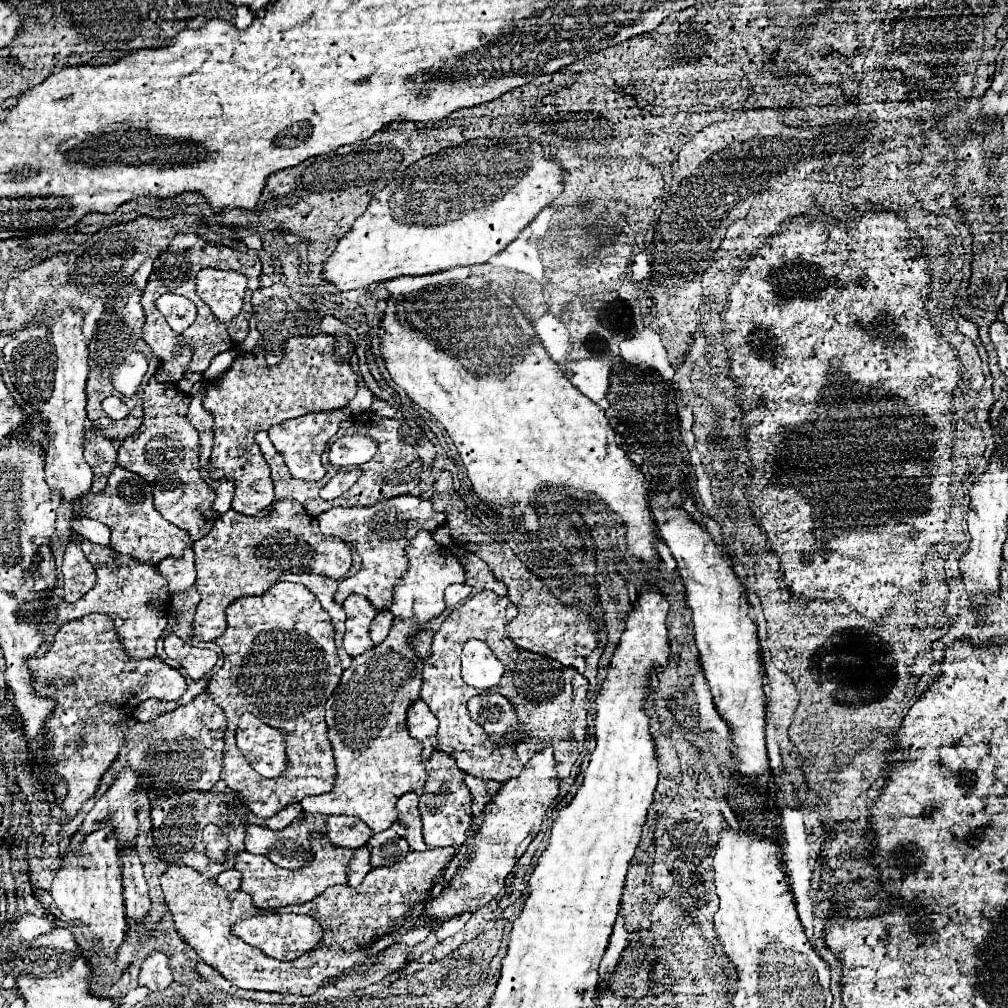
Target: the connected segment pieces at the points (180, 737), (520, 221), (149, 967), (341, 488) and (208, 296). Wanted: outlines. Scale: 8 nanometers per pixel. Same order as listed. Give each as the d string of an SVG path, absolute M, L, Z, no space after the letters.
M200 694L190 704L160 714L156 720L152 720L152 724L128 720L128 730L124 730L124 744L106 772L112 778L116 778L120 774L120 768L130 766L140 776L138 786L146 792L154 790L158 794L174 794L164 790L208 792L220 780L224 726L226 716L214 704L210 694Z
M524 142L524 148L506 148L506 150L498 150L496 158L492 158L492 162L486 162L486 164L480 164L480 166L464 166L464 182L458 182L458 209L460 210L457 220L436 220L436 224L428 224L427 221L420 220L420 213L410 212L410 202L406 196L404 196L404 186L400 186L400 180L396 182L390 182L386 188L382 188L368 204L366 212L360 214L356 218L356 222L352 224L352 228L344 234L344 244L338 244L336 250L332 252L332 256L326 260L324 264L324 278L328 280L328 284L332 284L338 292L348 292L348 290L358 290L358 288L368 288L370 284L374 282L386 282L386 280L394 280L394 278L400 278L400 276L424 276L424 274L434 274L434 272L442 272L442 270L450 270L450 268L456 268L456 266L474 266L474 264L484 264L488 262L492 256L500 254L512 240L516 240L516 236L534 220L536 214L542 212L542 208L546 208L552 200L556 200L562 190L564 190L564 170L562 166L558 164L556 156L548 156L544 154L544 148L546 148L546 142Z
M152 952L140 968L140 986L148 990L166 990L172 984L172 972L168 966L168 956L162 952Z
M350 470L350 472L338 472L322 490L320 490L320 498L324 500L334 500L338 496L342 496L348 488L352 488L356 484L356 480L362 476L363 471Z
M204 268L196 276L196 292L212 308L218 320L228 322L242 310L246 282L246 276L240 272Z

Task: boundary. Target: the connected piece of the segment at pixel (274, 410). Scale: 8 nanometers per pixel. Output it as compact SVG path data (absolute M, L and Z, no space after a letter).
M332 334L292 336L280 346L284 358L276 366L266 366L264 348L254 348L236 356L236 366L228 368L220 380L204 384L206 396L202 406L214 416L214 448L208 464L210 478L226 478L234 482L232 510L244 516L256 516L272 504L274 486L270 468L254 440L256 432L268 430L272 424L282 424L288 418L298 418L310 412L328 412L346 408L356 396L358 374L348 362L334 356L336 338Z

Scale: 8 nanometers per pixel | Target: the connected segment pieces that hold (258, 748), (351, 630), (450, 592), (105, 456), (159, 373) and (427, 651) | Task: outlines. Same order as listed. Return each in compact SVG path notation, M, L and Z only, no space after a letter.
M250 712L240 716L236 726L236 746L260 776L276 778L286 768L284 734L262 724Z
M350 596L350 600L344 602L344 610L346 610L344 650L354 658L374 648L370 640L370 622L378 612L364 596Z
M466 584L448 586L448 588L446 588L446 606L448 606L448 608L454 608L456 604L464 602L470 594L472 594L472 588L466 586Z
M90 424L88 432L84 432L84 460L90 464L94 472L92 492L102 492L108 474L116 466L116 446L102 432L92 432Z
M184 346L180 348L178 356L174 356L168 362L162 362L162 366L156 371L155 378L160 383L177 383L184 376L186 366L192 360L192 348Z
M424 628L424 632L418 632L412 638L412 648L422 658L422 662L432 654L432 638L434 638L434 632L428 628Z

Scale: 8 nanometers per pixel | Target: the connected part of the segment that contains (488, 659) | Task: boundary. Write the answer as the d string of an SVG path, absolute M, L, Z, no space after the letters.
M468 640L461 656L461 676L468 686L478 690L494 688L504 674L504 664L482 640Z

